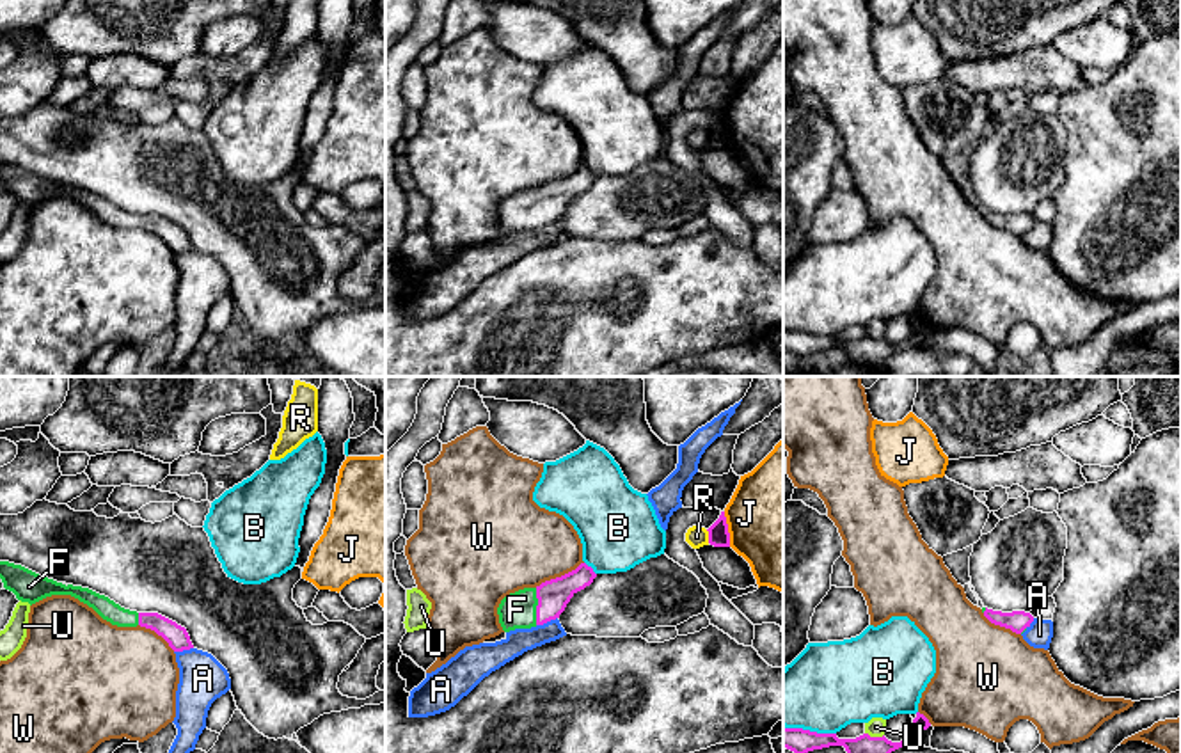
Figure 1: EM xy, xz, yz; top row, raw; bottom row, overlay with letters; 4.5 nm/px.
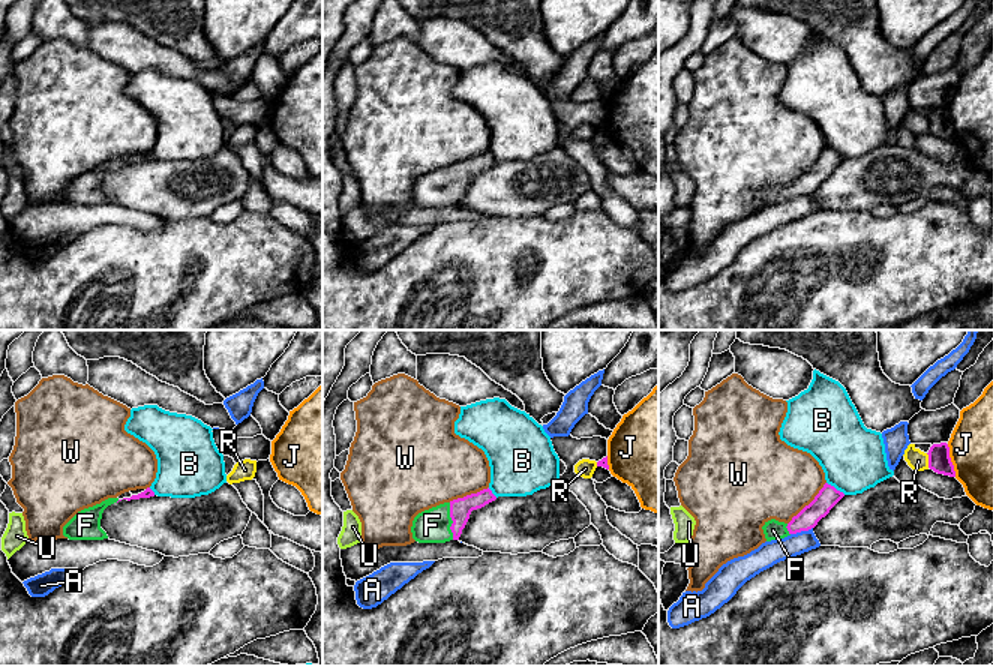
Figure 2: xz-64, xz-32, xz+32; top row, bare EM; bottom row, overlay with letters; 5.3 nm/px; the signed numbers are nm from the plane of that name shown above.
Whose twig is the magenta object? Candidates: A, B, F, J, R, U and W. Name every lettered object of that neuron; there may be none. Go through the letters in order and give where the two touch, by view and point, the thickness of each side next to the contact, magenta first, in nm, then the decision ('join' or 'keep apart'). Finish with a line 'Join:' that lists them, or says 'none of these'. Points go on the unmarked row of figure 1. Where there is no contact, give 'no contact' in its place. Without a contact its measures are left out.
A: meets magenta in xz at (546, 224); 150 nm thick on the magenta side, 120 nm on the other; keep apart
B: meets magenta in xz at (592, 171); 150 nm thick on the magenta side, 360 nm on the other; keep apart
F: meets magenta in xz at (537, 208); 150 nm thick on the magenta side, 160 nm on the other; join
J: meets magenta in xz at (727, 132); 100 nm thick on the magenta side, 480 nm on the other; keep apart
R: meets magenta in xz at (709, 139); 100 nm thick on the magenta side, 100 nm on the other; keep apart
U: meets magenta in yz at (874, 340); 130 nm thick on the magenta side, 90 nm on the other; keep apart
W: meets magenta in xz at (558, 180); 150 nm thick on the magenta side, 400 nm on the other; keep apart
Join: F

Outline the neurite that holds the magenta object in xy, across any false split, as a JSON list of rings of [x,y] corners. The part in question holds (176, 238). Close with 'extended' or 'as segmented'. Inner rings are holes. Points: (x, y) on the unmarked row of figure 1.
[[[0,163],[0,181],[5,192],[12,194],[18,202],[28,204],[30,208],[52,197],[71,197],[92,210],[103,222],[110,224],[112,227],[140,227],[151,231],[162,238],[174,254],[194,250],[186,231],[176,224],[158,215],[137,215],[124,211],[108,199],[99,197],[89,190],[73,186],[66,188],[9,163]]]; extended

